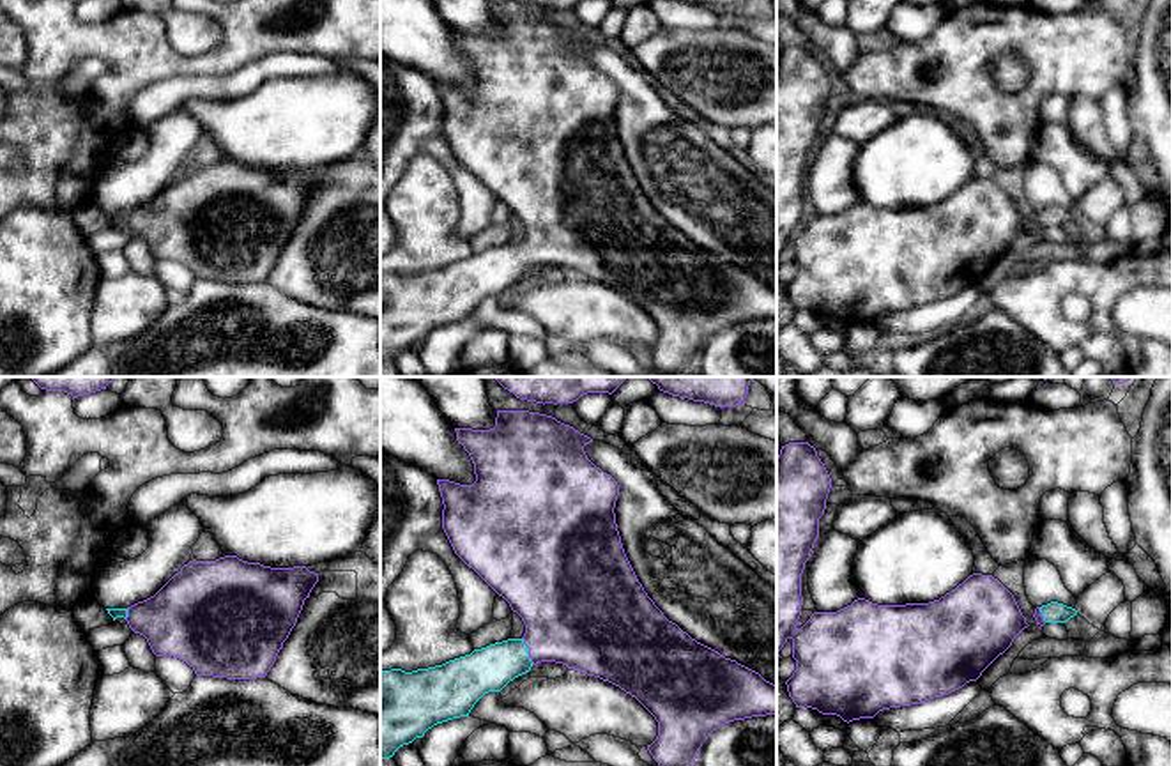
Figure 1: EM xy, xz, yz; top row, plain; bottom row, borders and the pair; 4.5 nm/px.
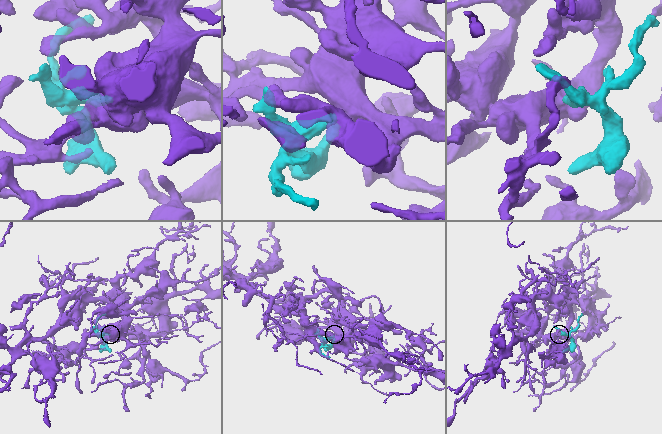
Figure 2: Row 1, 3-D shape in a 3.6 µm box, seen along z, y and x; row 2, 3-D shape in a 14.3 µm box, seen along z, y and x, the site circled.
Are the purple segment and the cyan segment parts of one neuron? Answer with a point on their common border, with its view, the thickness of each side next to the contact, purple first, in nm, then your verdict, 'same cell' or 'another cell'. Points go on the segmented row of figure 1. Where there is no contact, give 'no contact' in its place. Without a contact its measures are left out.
meets purple in xz at (529, 651); 440 nm thick on the purple side, 200 nm on the other; same cell

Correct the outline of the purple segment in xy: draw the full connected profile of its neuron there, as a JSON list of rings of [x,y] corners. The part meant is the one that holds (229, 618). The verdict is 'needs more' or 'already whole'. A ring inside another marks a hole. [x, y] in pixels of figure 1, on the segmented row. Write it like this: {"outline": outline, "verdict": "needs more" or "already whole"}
{"outline": [[[193,559],[154,596],[106,610],[143,635],[156,656],[179,658],[196,676],[256,679],[274,665],[317,582],[306,566]]], "verdict": "needs more"}

